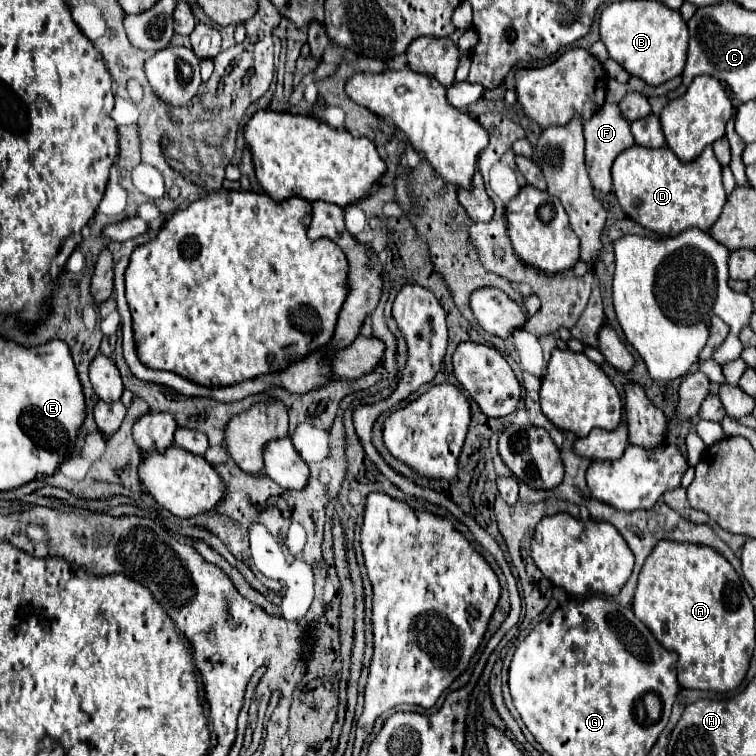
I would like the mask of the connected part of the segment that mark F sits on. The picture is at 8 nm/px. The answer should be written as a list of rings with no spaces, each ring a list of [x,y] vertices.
[[[604,103],[586,123],[584,123],[584,137],[586,137],[586,167],[588,167],[588,175],[592,181],[592,187],[602,191],[602,193],[610,193],[612,191],[612,163],[616,159],[618,153],[622,153],[624,149],[634,145],[634,137],[630,131],[630,123],[628,119],[622,115],[620,105],[618,103]]]

